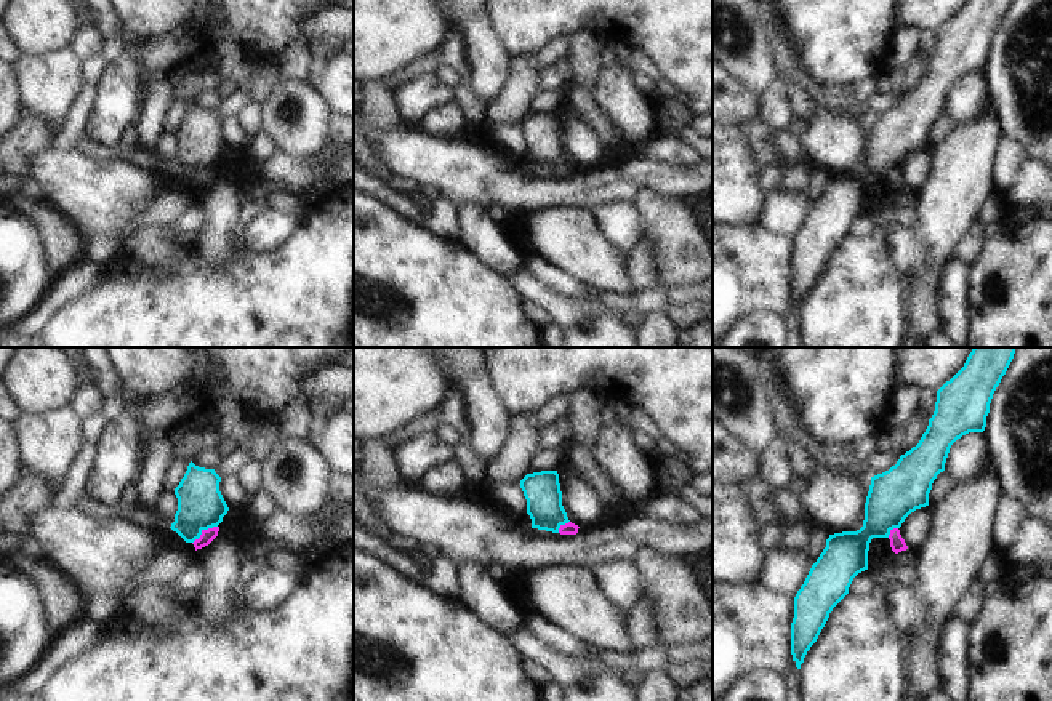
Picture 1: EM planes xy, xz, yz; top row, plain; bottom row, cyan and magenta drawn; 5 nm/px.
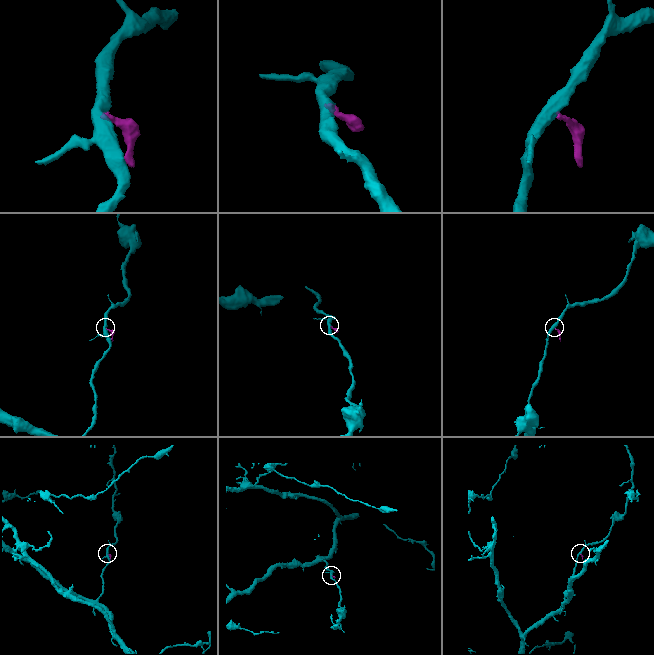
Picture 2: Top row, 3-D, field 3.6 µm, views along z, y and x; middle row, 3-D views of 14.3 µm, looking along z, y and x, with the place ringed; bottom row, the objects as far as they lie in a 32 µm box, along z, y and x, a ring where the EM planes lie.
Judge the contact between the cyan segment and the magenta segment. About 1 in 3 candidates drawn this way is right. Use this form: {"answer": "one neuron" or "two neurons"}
{"answer": "two neurons"}

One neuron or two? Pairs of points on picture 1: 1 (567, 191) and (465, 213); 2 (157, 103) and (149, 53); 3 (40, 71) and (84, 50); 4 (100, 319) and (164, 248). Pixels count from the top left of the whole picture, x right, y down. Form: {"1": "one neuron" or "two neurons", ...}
{"1": "two neurons", "2": "one neuron", "3": "two neurons", "4": "two neurons"}

